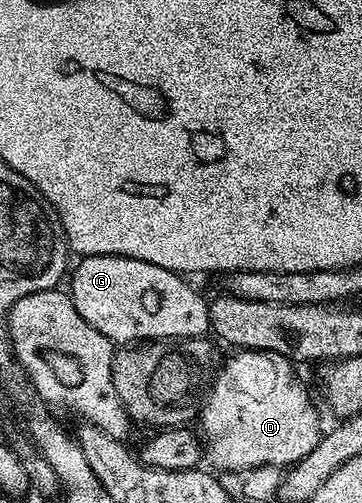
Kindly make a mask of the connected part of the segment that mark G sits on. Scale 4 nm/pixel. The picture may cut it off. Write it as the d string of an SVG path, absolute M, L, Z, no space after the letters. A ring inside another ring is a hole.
M94 255L80 257L70 273L70 296L78 315L114 343L171 341L209 332L209 302L181 274L142 259Z

